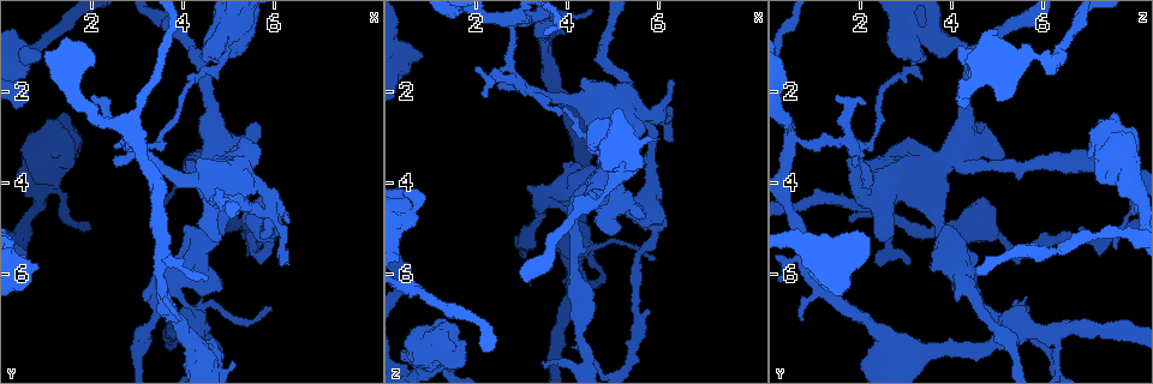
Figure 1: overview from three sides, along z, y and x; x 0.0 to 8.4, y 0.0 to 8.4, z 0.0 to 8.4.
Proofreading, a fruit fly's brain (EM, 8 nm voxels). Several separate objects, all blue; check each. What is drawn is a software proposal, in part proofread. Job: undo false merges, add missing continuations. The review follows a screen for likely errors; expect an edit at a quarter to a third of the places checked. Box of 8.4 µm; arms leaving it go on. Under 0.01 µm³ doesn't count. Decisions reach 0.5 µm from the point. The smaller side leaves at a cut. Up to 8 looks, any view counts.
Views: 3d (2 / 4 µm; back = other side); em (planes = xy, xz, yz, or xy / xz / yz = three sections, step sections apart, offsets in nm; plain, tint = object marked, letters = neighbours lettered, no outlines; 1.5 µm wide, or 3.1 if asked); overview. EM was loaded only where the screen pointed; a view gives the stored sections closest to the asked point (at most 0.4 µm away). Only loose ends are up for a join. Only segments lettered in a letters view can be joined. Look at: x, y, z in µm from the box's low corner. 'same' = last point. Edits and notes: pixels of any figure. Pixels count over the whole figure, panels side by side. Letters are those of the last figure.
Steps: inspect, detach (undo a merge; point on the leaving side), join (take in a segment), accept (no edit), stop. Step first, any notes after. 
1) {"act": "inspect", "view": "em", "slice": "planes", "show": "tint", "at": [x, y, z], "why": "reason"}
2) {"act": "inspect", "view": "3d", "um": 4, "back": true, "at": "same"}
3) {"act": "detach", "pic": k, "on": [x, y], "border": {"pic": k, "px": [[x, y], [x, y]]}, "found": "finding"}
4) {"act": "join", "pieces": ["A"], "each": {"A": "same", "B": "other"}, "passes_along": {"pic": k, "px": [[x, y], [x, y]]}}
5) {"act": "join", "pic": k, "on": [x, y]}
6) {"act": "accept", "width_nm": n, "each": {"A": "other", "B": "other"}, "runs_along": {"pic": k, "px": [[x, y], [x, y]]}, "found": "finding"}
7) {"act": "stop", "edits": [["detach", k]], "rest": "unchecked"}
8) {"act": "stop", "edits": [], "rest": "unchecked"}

{"act": "inspect", "view": "em", "slice": "planes", "show": "letters", "at": [5.60, 4.40, 4.70], "why": "thick end"}

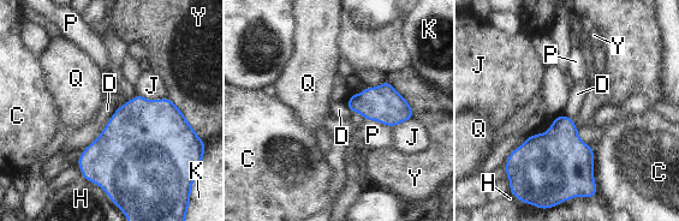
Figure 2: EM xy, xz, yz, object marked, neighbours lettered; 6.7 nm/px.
{"act": "accept", "each": {"C": "other", "D": "other", "H": "other", "J": "other", "K": "other", "P": "other", "Q": "other", "Y": "other"}, "border": {"pic": 2, "px": [[117, 108], [102, 130]]}, "found": "no lettered segment goes on from it"}

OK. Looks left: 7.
{"act": "inspect", "view": "3d", "um": 4, "at": [5.90, 4.60, 2.50], "why": "thick turns thin"}

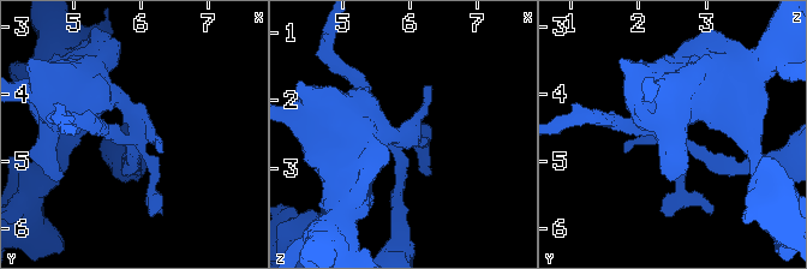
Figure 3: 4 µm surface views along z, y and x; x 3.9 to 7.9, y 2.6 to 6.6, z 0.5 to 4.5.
{"act": "inspect", "view": "em", "slice": "planes", "show": "tint", "at": [5.90, 4.65, 2.60], "why": "now the EM"}

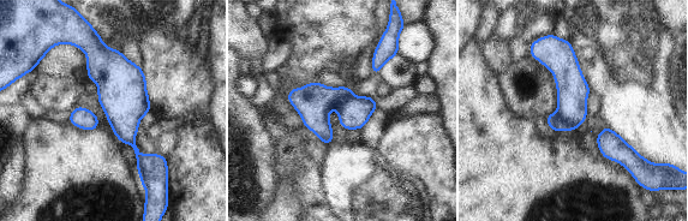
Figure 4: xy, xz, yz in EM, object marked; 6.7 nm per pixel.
{"act": "inspect", "view": "em", "slice": "planes", "show": "letters", "at": "same"}

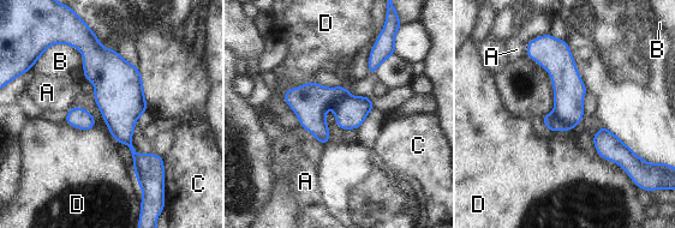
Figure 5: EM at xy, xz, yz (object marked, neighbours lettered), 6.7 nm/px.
{"act": "detach", "pic": 5, "on": [550, 120], "each": {"A": "other", "B": "other", "C": "other", "D": "other"}, "border": {"pic": 5, "px": [[554, 110], [565, 125], [565, 128]]}, "found": "a second neuron is stuck on"}

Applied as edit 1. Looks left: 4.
{"act": "stop", "edits": [["detach", 5]], "rest": "unchecked"}

